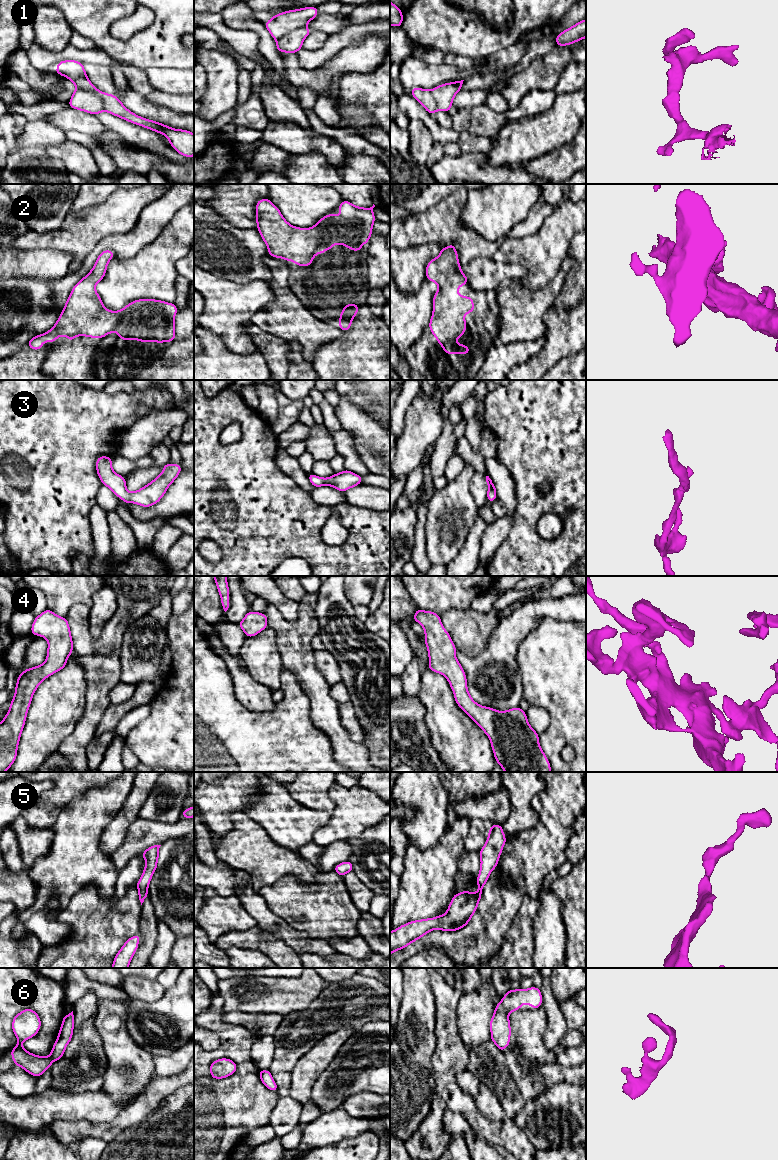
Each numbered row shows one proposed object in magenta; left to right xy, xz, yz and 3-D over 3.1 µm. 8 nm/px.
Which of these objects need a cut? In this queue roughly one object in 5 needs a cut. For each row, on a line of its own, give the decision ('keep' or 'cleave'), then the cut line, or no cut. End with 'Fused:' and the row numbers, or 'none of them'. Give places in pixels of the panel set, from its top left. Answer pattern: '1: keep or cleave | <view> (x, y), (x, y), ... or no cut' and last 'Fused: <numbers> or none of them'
1: keep | no cut
2: keep | no cut
3: keep | no cut
4: keep | no cut
5: keep | no cut
6: keep | no cut
Fused: none of them

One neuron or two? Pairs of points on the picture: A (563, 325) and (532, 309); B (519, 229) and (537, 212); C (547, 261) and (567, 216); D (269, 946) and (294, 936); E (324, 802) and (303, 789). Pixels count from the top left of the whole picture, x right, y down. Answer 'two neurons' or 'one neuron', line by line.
A: two neurons
B: one neuron
C: one neuron
D: two neurons
E: one neuron

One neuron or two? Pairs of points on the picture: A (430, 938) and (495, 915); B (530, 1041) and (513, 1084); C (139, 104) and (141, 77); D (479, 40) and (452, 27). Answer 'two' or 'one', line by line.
A: one
B: two
C: two
D: one

